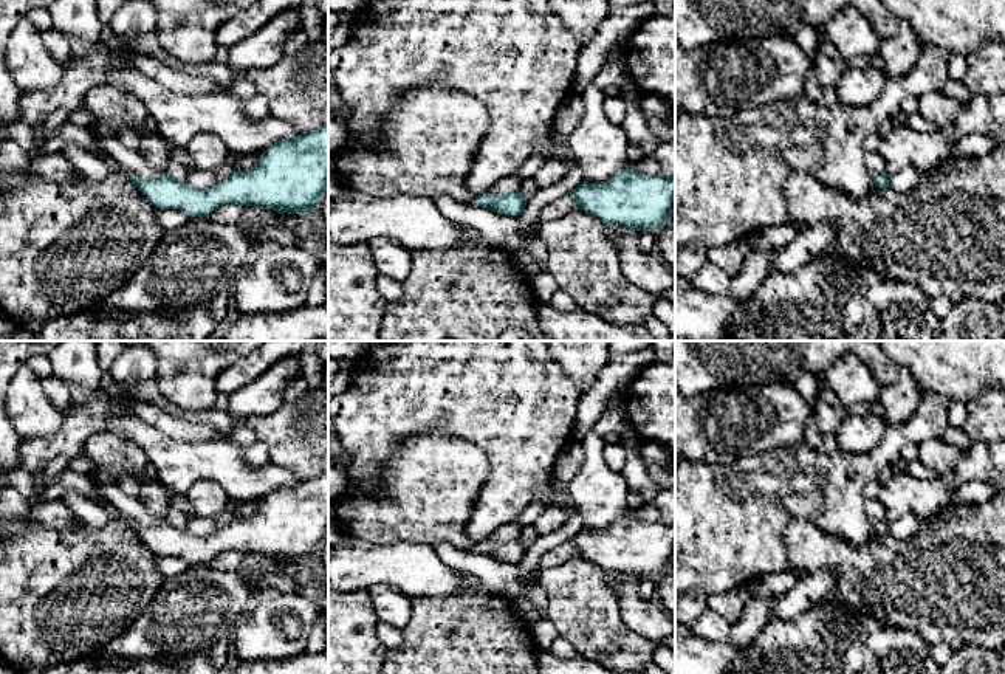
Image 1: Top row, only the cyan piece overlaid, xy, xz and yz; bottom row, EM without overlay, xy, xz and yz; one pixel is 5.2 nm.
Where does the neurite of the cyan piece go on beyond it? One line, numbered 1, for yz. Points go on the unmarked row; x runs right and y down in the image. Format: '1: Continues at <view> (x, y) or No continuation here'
1: No continuation here

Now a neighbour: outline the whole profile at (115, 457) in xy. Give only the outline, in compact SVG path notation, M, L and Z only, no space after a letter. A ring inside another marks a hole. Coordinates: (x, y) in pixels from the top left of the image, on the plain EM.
M99 432L88 437L82 456L96 465L94 471L85 477L85 491L110 518L122 521L130 528L133 519L122 514L105 500L98 490L98 483L102 479L118 483L122 477L136 477L142 480L146 477L146 465L149 463L147 456L135 442L111 432Z

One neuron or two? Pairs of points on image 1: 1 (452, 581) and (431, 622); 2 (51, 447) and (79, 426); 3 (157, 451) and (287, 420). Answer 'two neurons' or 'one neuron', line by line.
1: two neurons
2: one neuron
3: two neurons

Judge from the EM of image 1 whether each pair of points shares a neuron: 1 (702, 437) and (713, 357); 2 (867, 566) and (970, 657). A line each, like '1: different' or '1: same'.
1: different
2: different

